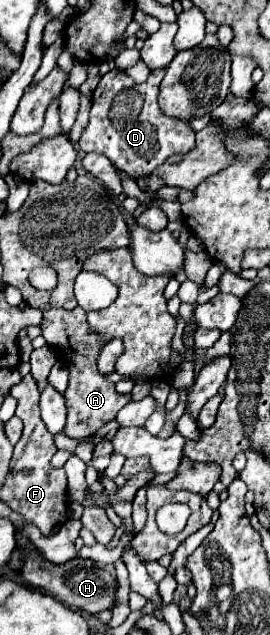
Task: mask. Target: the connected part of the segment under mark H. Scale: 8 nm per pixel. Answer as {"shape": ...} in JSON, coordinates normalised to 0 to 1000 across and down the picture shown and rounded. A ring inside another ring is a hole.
{"shape":[[[59,839],[59,852],[67,858],[96,861],[89,868],[89,896],[81,896],[81,909],[89,915],[126,924],[126,928],[163,928],[163,934],[207,940],[215,946],[230,946],[252,956],[281,956],[304,959],[333,969],[363,965],[363,962],[407,962],[430,956],[430,931],[437,931],[437,915],[415,912],[415,906],[370,893],[356,893],[333,880],[304,880],[304,877],[274,877],[237,890],[200,890],[185,883],[170,883],[156,874],[141,874],[141,868],[126,865],[119,855],[104,855],[96,846],[81,846],[74,839]]]}

